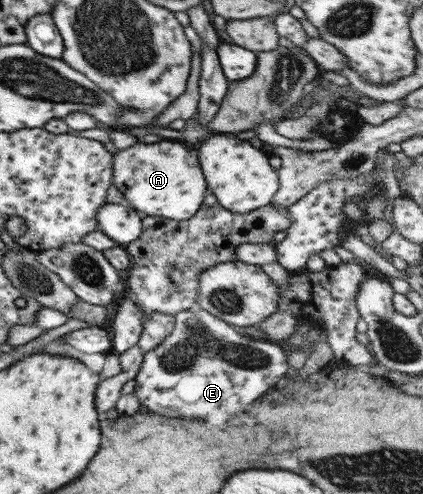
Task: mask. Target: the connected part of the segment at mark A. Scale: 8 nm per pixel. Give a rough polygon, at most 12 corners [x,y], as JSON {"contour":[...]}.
{"contour":[[179,141],[111,154],[112,185],[142,218],[183,221],[207,191]]}

